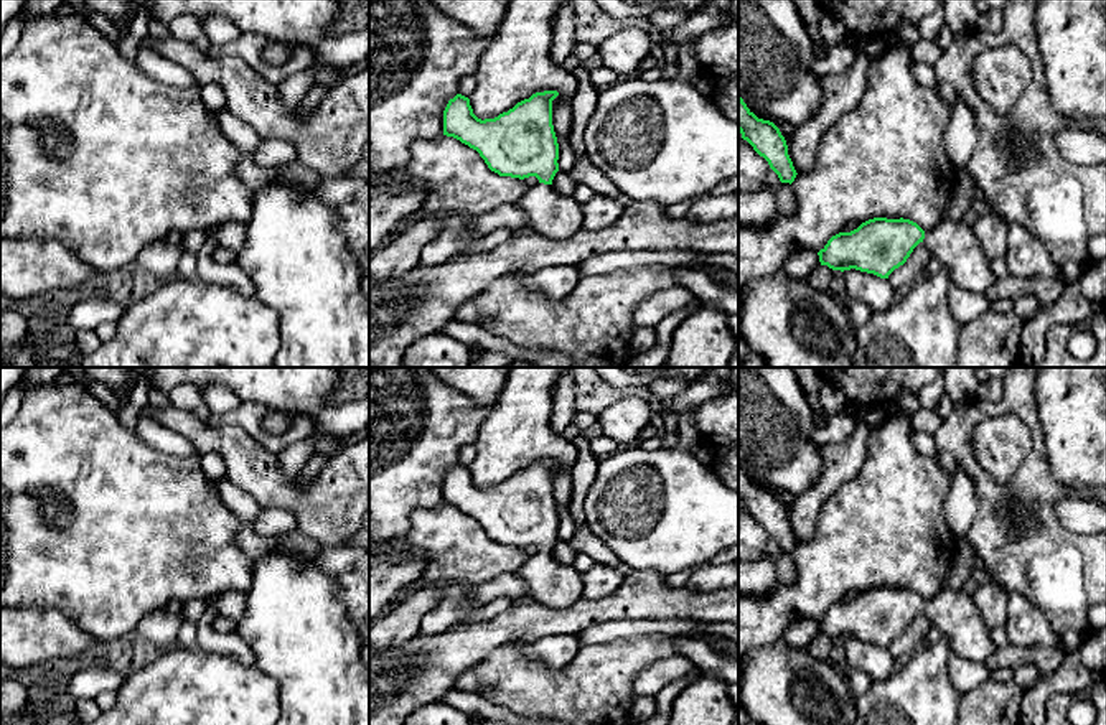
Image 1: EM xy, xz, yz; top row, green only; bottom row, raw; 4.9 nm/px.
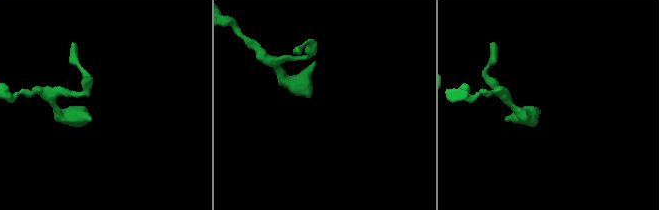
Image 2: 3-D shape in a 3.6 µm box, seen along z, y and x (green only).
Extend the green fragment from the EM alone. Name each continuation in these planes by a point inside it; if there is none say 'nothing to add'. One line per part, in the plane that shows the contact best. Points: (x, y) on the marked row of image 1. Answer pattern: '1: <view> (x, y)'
1: xz (548, 213)

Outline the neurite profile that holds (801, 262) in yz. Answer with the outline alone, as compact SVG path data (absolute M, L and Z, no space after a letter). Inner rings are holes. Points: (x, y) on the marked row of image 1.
M796 249L783 264L781 272L794 280L806 280L821 265L819 255L809 249Z

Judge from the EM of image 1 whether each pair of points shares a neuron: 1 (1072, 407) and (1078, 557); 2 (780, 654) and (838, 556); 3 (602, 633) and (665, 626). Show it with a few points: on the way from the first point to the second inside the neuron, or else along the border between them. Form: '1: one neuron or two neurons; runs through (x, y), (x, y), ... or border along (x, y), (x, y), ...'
1: two neurons; border along (1049, 463), (1054, 475), (1075, 491)
2: two neurons; border along (780, 638), (755, 650)
3: one neuron; runs through (617, 628), (650, 626)

